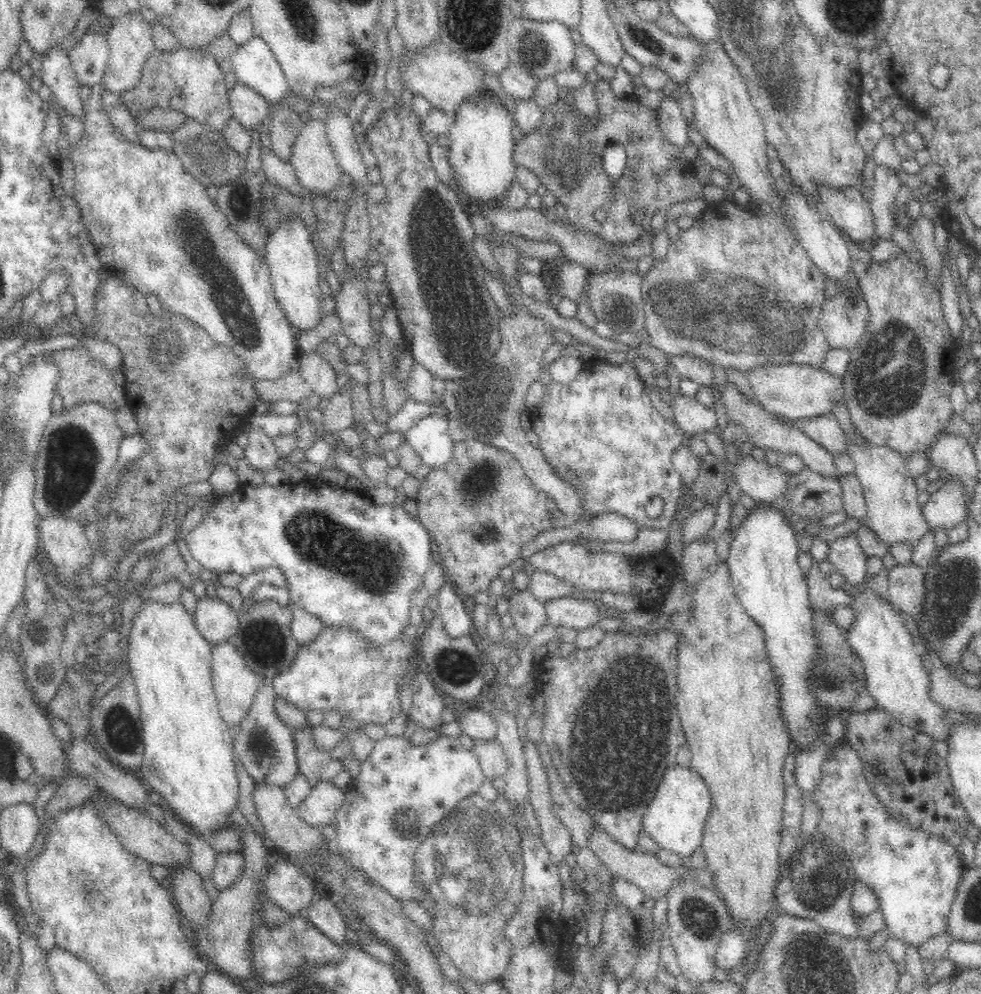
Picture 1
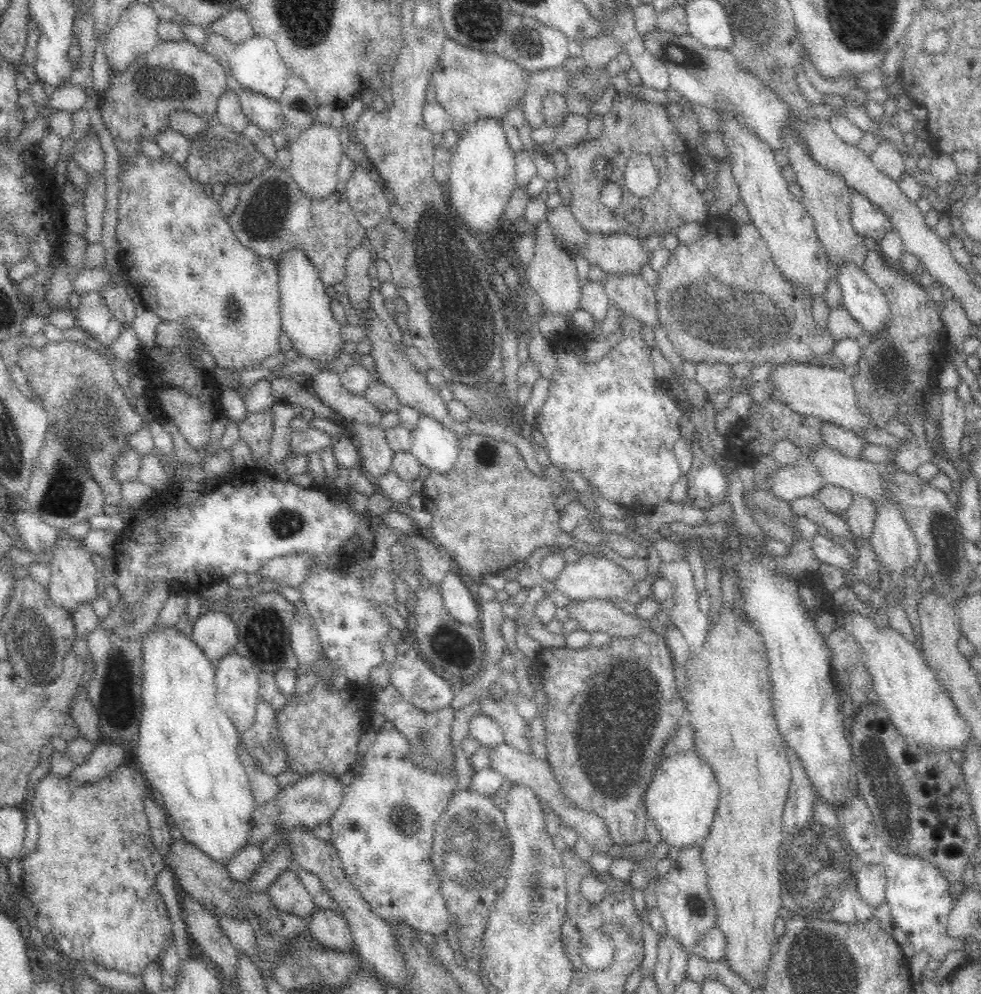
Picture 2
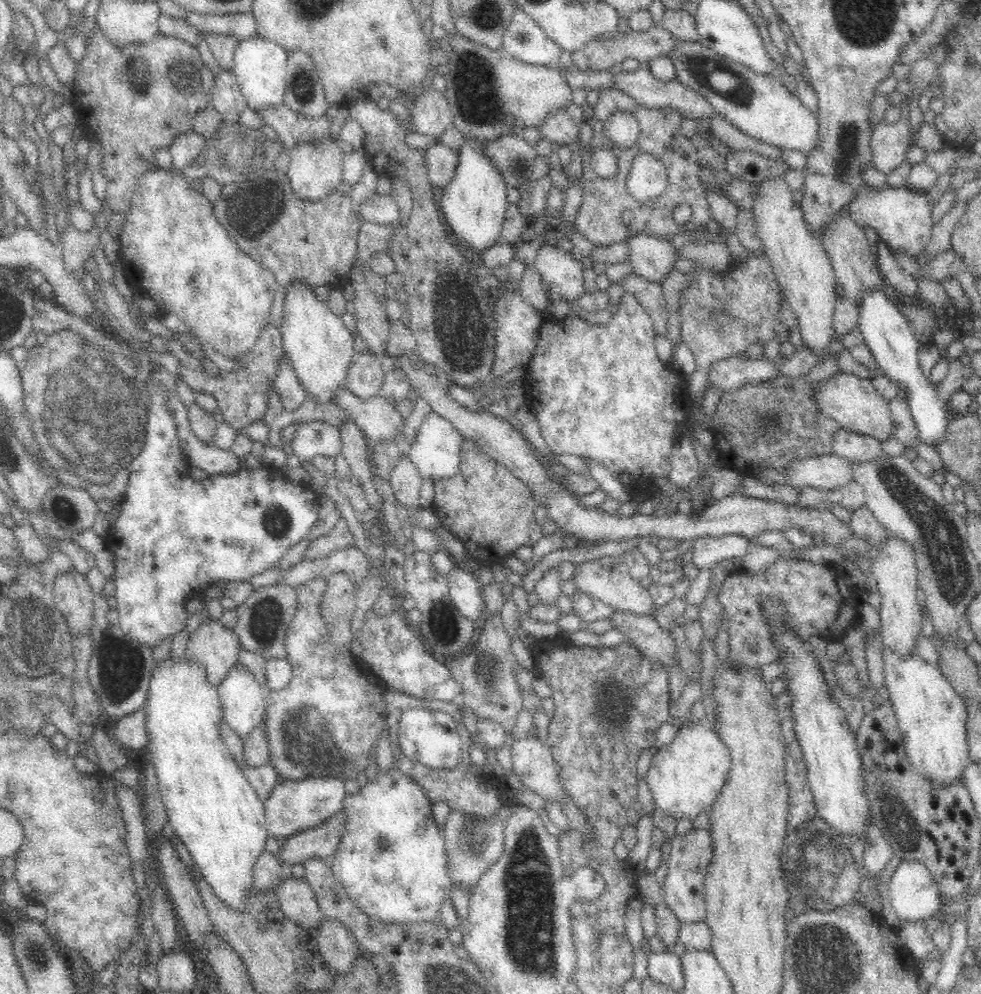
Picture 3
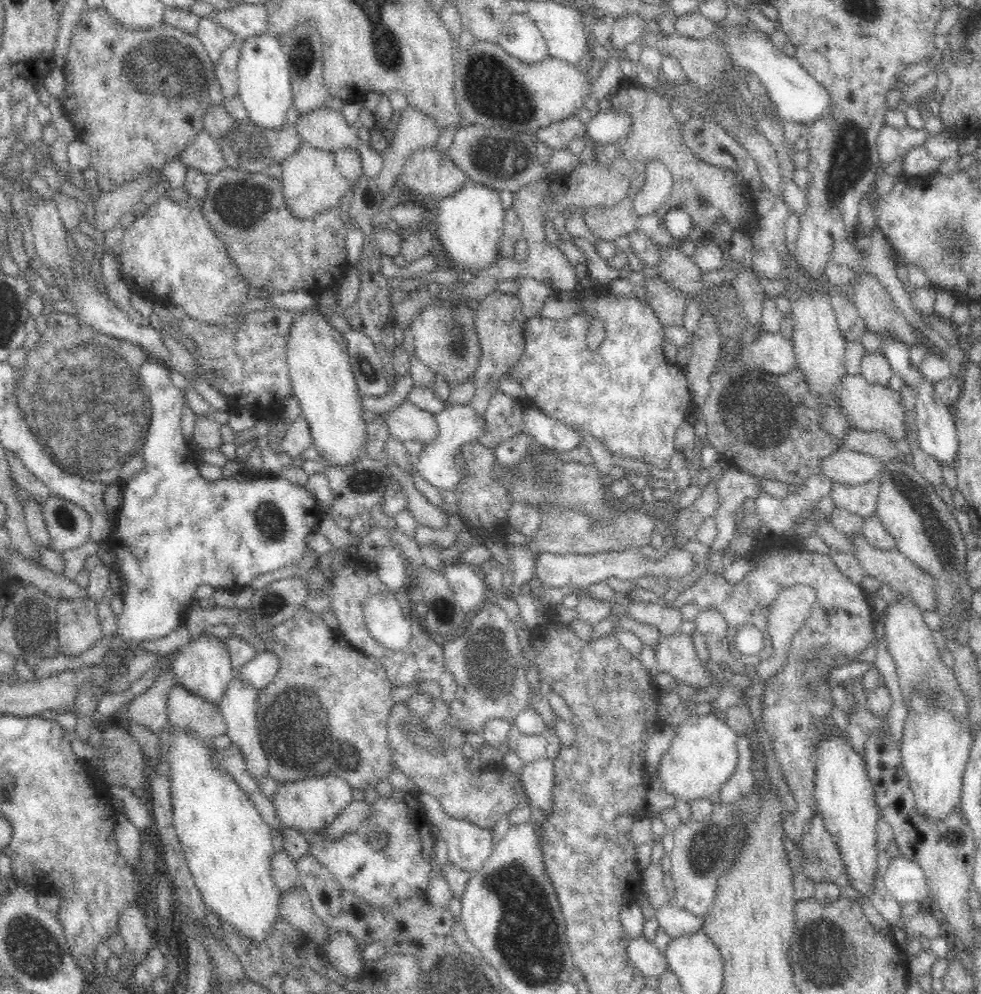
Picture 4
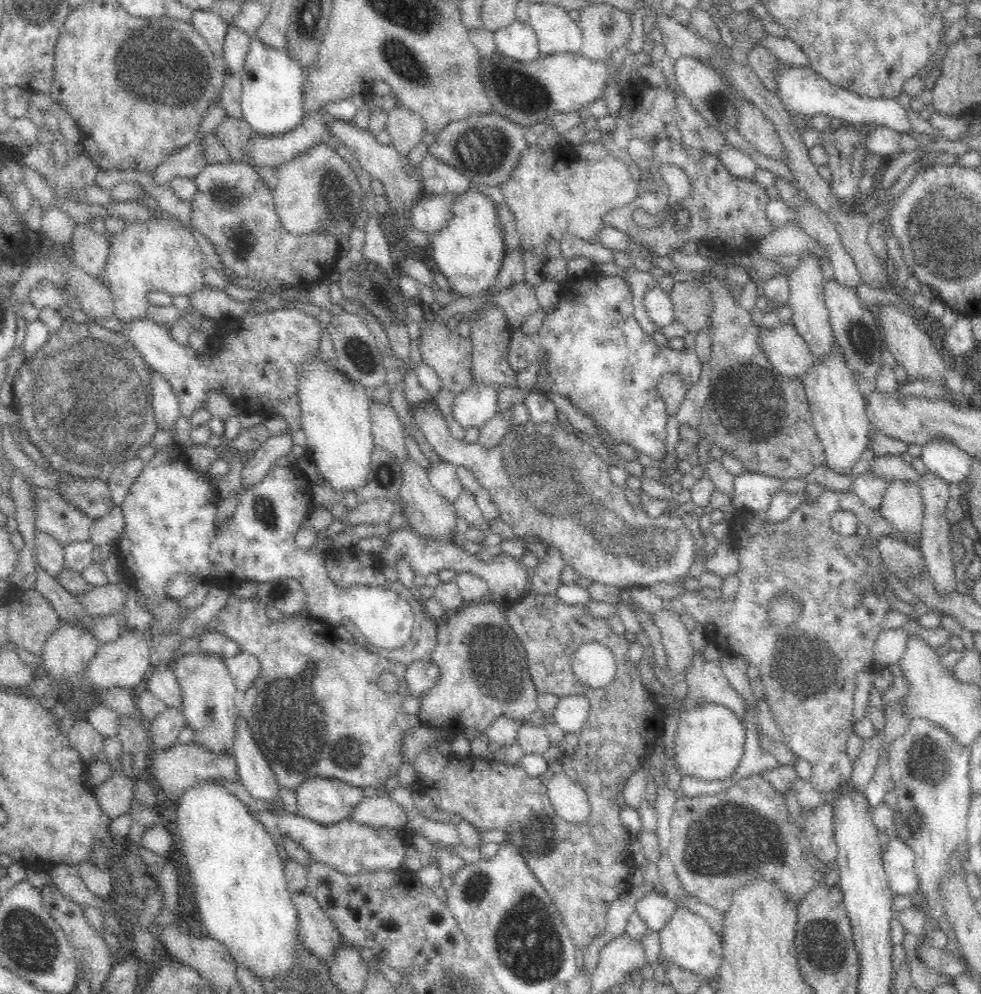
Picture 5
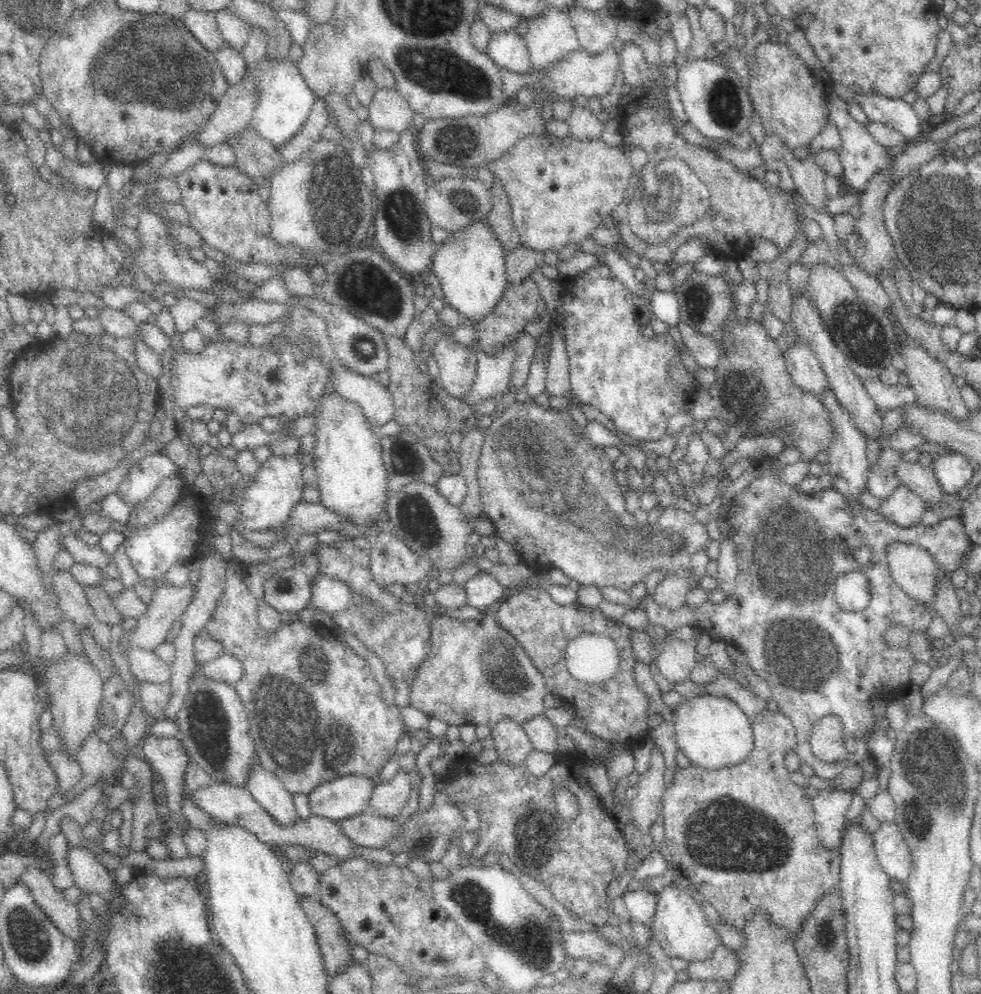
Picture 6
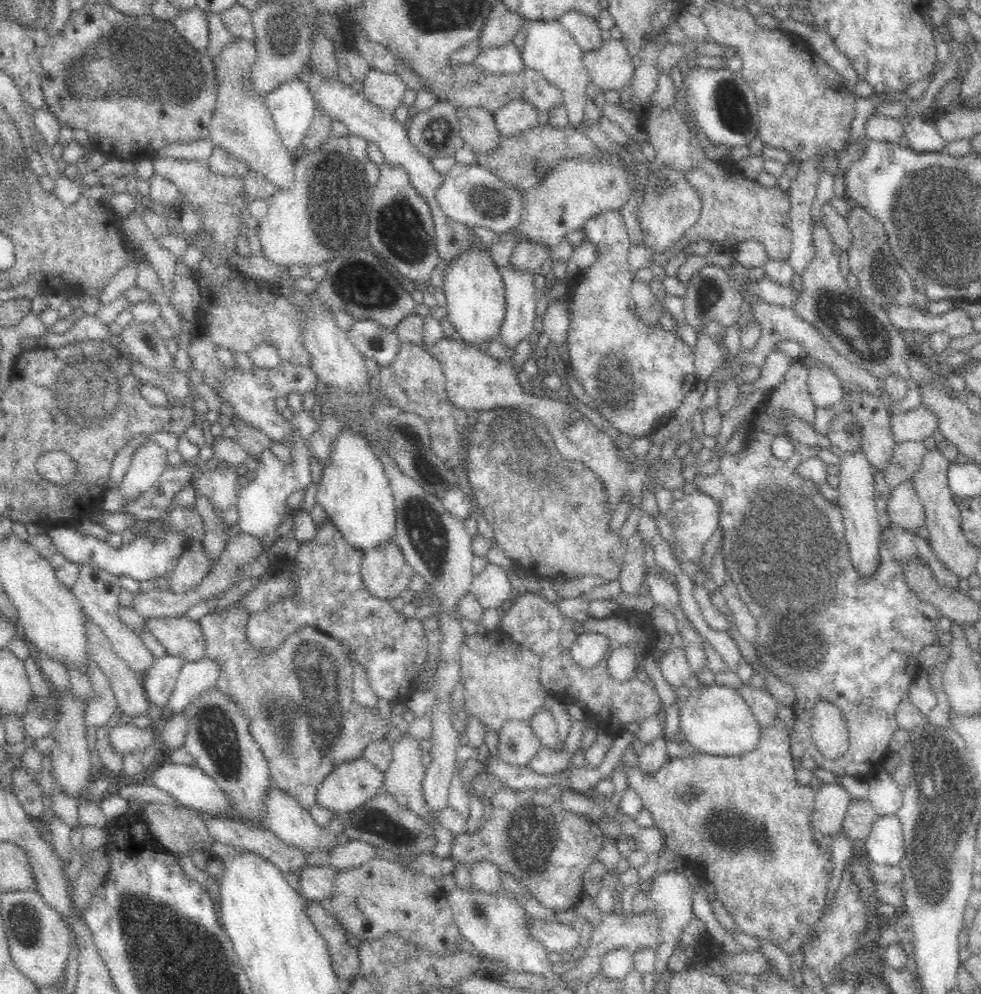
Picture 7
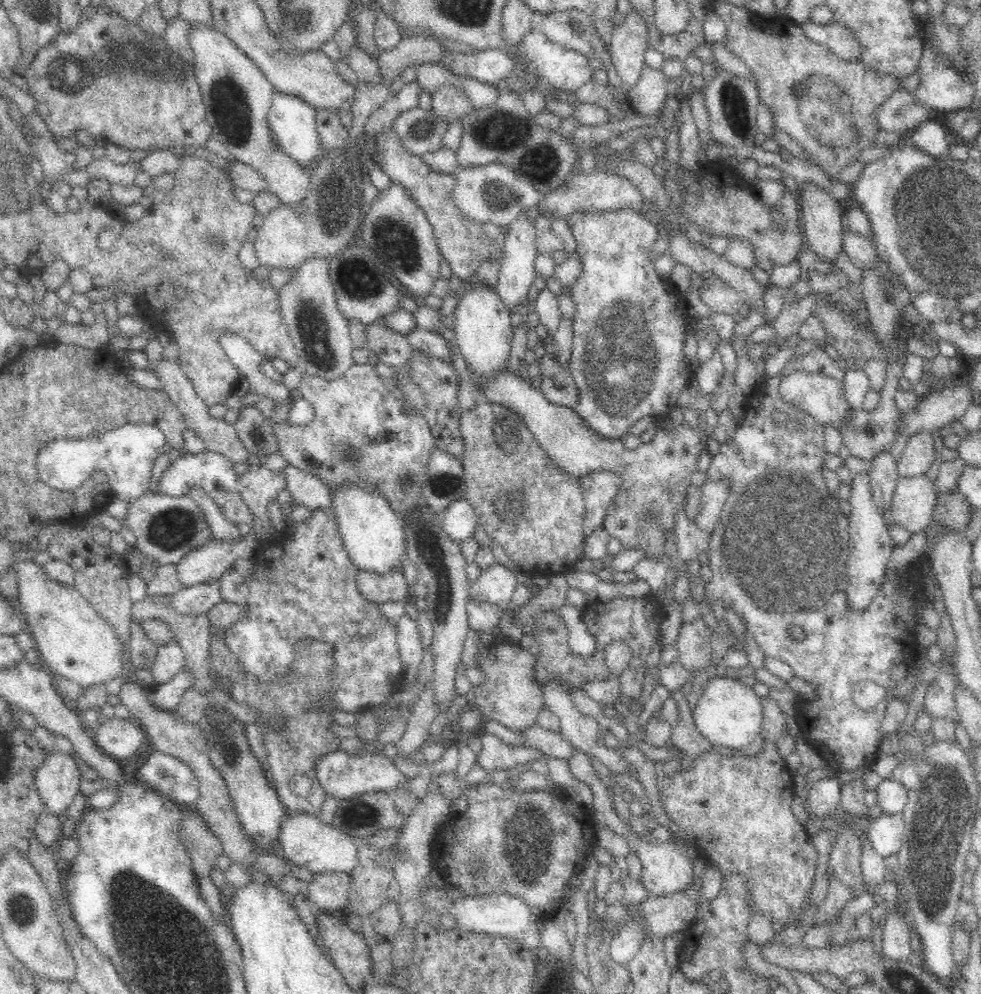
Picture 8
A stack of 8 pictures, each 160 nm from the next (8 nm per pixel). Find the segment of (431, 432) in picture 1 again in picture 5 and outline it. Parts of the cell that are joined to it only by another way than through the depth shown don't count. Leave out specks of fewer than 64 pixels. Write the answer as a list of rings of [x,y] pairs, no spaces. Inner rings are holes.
[[[488,385],[471,386],[462,394],[455,395],[451,408],[456,423],[464,431],[470,428],[482,428],[497,412],[496,392],[498,390],[498,387],[488,387]],[[439,458],[439,462],[430,463],[427,470],[429,482],[434,490],[440,494],[440,497],[448,502],[456,501],[463,490],[456,466]]]

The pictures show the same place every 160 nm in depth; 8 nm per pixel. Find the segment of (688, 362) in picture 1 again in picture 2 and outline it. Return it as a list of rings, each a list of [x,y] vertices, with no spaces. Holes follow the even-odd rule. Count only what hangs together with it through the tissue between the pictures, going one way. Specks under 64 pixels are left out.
[[[694,363],[696,371],[696,380],[701,388],[706,388],[706,392],[711,397],[720,390],[725,390],[728,383],[730,390],[735,390],[742,386],[742,381],[734,378],[732,383],[732,375],[730,375],[730,367],[722,363]]]

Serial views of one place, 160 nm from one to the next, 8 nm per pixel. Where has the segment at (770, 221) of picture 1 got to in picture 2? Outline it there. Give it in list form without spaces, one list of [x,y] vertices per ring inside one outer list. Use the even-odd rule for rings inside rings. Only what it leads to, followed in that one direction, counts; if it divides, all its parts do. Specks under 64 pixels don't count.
[[[718,214],[707,217],[702,226],[702,235],[690,242],[679,242],[652,286],[658,322],[683,362],[722,363],[729,367],[746,363],[752,368],[764,363],[811,365],[813,361],[826,365],[824,361],[830,360],[837,342],[828,331],[819,328],[813,317],[813,297],[784,276],[754,224],[736,223],[728,214]]]

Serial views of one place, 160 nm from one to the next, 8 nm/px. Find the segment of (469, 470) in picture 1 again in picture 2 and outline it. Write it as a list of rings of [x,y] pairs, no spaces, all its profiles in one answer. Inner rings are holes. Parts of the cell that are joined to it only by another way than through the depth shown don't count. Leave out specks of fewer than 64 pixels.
[[[486,435],[462,436],[459,438],[458,457],[454,467],[446,473],[431,471],[424,480],[421,498],[424,509],[432,517],[426,534],[440,550],[444,550],[452,558],[455,571],[474,591],[485,584],[486,576],[506,572],[516,562],[529,558],[538,547],[559,545],[565,549],[572,546],[583,555],[604,557],[598,546],[586,544],[574,538],[570,532],[560,529],[558,520],[561,511],[555,505],[560,494],[561,486],[547,482],[528,470],[523,456],[512,444]]]

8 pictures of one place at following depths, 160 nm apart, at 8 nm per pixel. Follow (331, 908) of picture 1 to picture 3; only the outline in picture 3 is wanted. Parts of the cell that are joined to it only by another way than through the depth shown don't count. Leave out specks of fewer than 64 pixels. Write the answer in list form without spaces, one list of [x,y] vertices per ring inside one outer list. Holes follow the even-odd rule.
[[[324,918],[317,927],[316,938],[319,954],[330,972],[338,975],[348,973],[361,956],[355,939],[338,920]]]

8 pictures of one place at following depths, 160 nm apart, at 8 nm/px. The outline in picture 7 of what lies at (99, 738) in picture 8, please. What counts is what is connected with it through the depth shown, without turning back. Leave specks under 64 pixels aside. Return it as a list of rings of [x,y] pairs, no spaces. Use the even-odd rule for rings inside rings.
[[[118,723],[107,734],[113,750],[118,755],[129,754],[143,755],[145,749],[155,743],[156,732],[151,729],[140,729],[135,725],[122,725]]]

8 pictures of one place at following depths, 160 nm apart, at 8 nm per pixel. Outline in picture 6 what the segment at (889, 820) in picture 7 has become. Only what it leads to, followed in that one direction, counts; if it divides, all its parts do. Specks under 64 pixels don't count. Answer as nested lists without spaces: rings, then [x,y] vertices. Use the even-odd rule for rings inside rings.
[[[894,821],[882,823],[873,834],[873,839],[877,861],[887,877],[900,885],[907,884],[914,858],[898,825]]]

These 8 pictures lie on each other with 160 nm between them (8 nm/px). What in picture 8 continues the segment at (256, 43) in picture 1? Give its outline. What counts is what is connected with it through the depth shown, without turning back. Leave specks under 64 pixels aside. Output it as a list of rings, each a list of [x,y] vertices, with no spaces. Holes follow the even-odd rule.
[[[275,92],[269,112],[269,123],[273,138],[301,166],[308,167],[321,154],[323,148],[316,135],[316,115],[313,106],[302,98]]]

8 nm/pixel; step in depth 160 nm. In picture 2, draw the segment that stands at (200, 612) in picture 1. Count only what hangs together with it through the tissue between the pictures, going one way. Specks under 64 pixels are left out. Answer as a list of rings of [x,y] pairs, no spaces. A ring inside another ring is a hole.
[[[204,604],[202,613],[194,622],[192,640],[216,665],[216,662],[233,650],[237,641],[237,626],[230,615],[223,610],[215,610]]]

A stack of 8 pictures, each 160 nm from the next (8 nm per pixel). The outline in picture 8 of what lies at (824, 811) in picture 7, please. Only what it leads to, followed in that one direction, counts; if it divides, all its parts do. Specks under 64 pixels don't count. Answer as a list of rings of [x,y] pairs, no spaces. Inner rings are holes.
[[[832,773],[813,783],[807,802],[812,817],[826,818],[840,807],[840,786],[839,779]]]

